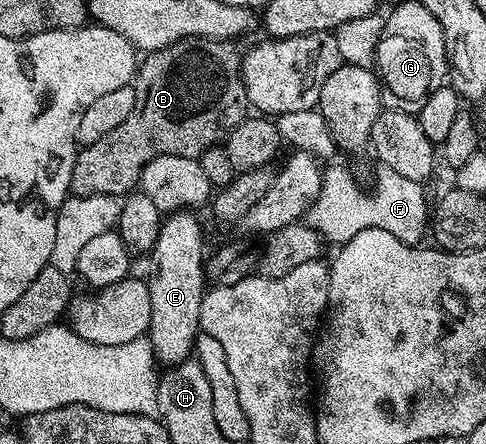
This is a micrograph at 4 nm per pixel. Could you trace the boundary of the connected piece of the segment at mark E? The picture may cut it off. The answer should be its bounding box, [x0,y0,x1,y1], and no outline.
[144,212,208,368]

